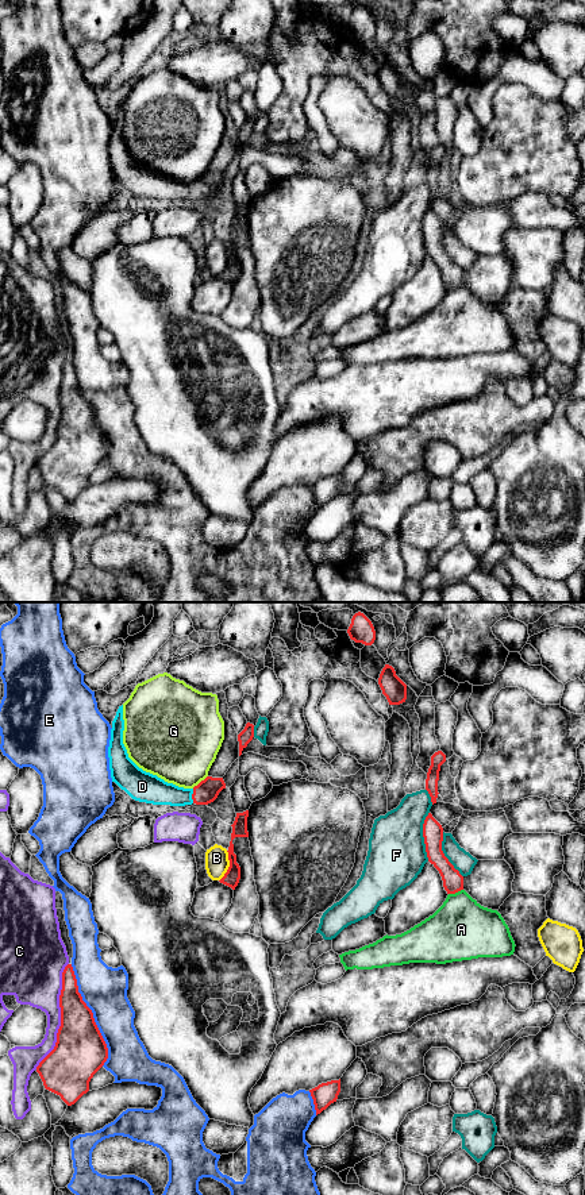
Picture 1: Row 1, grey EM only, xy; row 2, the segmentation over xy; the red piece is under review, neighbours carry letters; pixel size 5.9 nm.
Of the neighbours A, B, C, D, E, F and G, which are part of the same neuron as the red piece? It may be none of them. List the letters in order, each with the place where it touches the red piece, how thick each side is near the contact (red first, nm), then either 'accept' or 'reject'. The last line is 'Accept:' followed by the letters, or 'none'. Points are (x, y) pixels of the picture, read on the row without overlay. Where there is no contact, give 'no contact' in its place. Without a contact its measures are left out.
A: contact xy (455, 286); calibres 130 and 360 nm; reject
B: contact xy (230, 261); calibres 100 and 140 nm; reject
C: contact xy (61, 411); calibres 300 and 280 nm; reject
D: contact xy (192, 191); calibres 140 and 160 nm; accept
E: contact xy (92, 411); calibres 300 and 280 nm; reject
F: contact xy (423, 231); calibres 130 and 340 nm; reject
G: contact xy (200, 177); calibres 140 and 440 nm; reject
Accept: D

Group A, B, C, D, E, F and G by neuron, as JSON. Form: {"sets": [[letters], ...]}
{"sets": [["A"], ["B"], ["C"], ["D"], ["E"], ["F"], ["G"]]}

